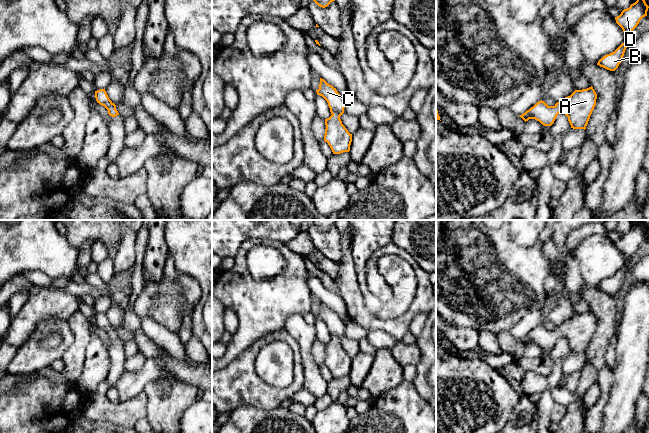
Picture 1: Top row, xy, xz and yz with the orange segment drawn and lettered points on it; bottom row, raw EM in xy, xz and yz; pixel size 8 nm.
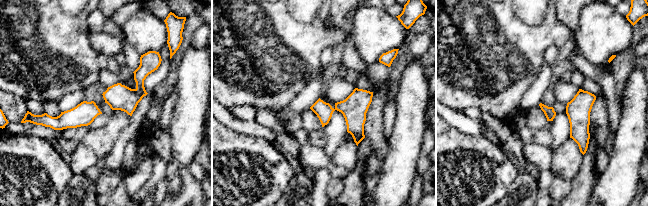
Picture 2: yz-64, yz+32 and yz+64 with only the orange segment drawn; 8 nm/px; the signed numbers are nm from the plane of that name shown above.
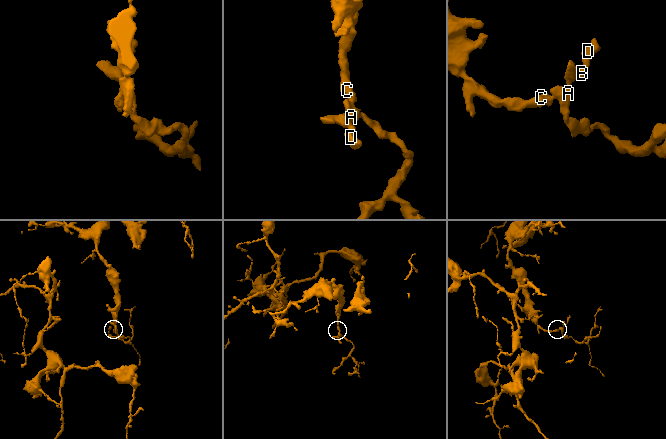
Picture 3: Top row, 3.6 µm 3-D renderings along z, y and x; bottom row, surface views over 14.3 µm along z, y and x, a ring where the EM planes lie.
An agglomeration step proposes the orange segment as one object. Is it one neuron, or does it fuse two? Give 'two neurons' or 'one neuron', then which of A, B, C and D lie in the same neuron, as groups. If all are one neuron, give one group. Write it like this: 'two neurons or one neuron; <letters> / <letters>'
one neuron; A B C D

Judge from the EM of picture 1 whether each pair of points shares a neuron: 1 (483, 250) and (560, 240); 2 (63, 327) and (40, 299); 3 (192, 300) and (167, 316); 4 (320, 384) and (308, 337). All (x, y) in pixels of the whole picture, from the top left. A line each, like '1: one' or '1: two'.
1: two
2: two
3: two
4: one

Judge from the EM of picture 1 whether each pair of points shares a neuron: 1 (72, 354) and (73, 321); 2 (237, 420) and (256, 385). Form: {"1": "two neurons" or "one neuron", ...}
{"1": "one neuron", "2": "two neurons"}

